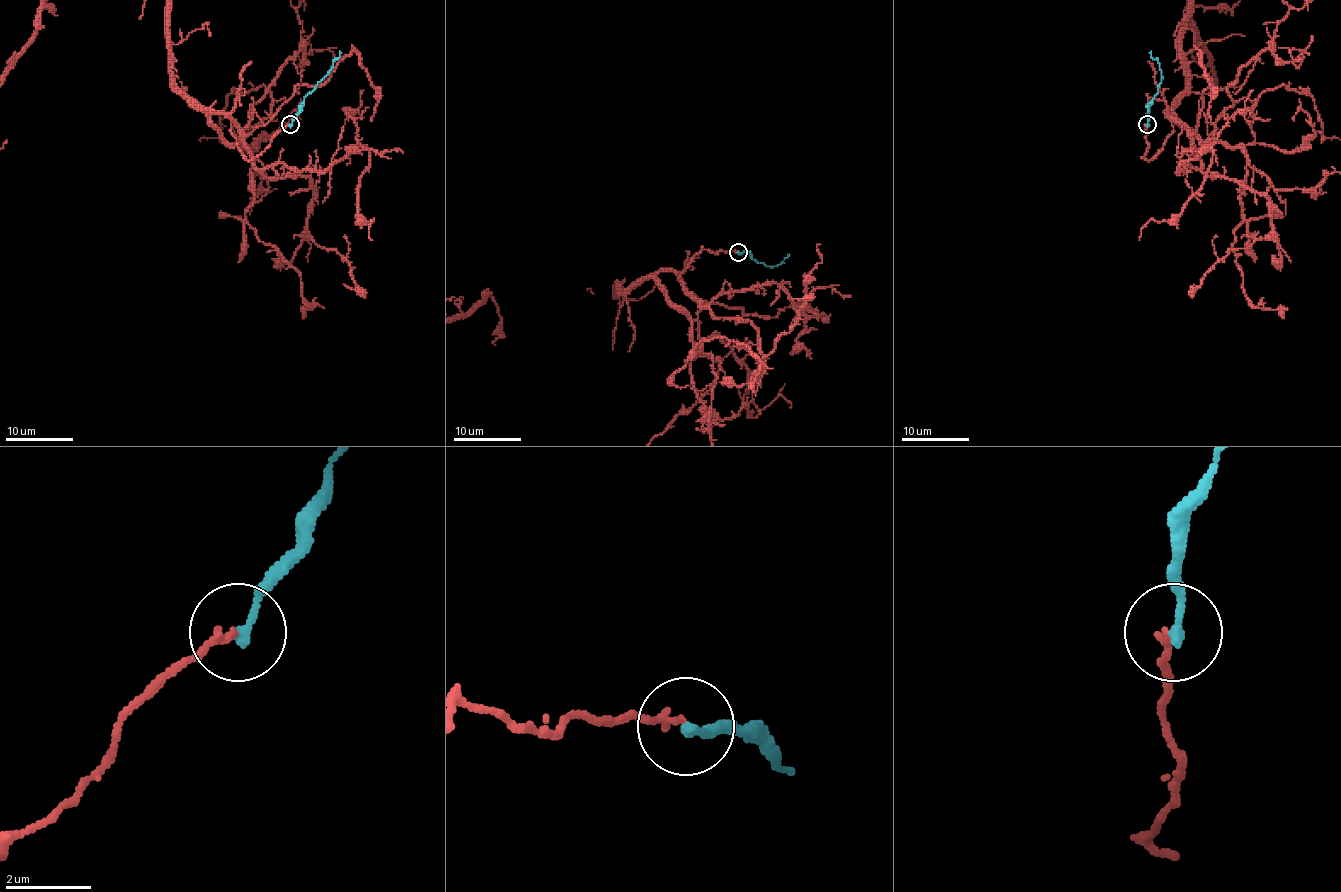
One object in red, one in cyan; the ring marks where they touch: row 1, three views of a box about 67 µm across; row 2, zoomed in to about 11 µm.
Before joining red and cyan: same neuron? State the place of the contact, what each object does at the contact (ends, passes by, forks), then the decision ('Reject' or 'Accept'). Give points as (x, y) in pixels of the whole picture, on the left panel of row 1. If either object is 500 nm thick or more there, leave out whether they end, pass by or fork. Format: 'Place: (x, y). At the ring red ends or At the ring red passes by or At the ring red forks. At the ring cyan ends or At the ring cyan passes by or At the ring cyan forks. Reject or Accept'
Place: (290, 124). At the ring red ends. At the ring cyan ends. Accept

